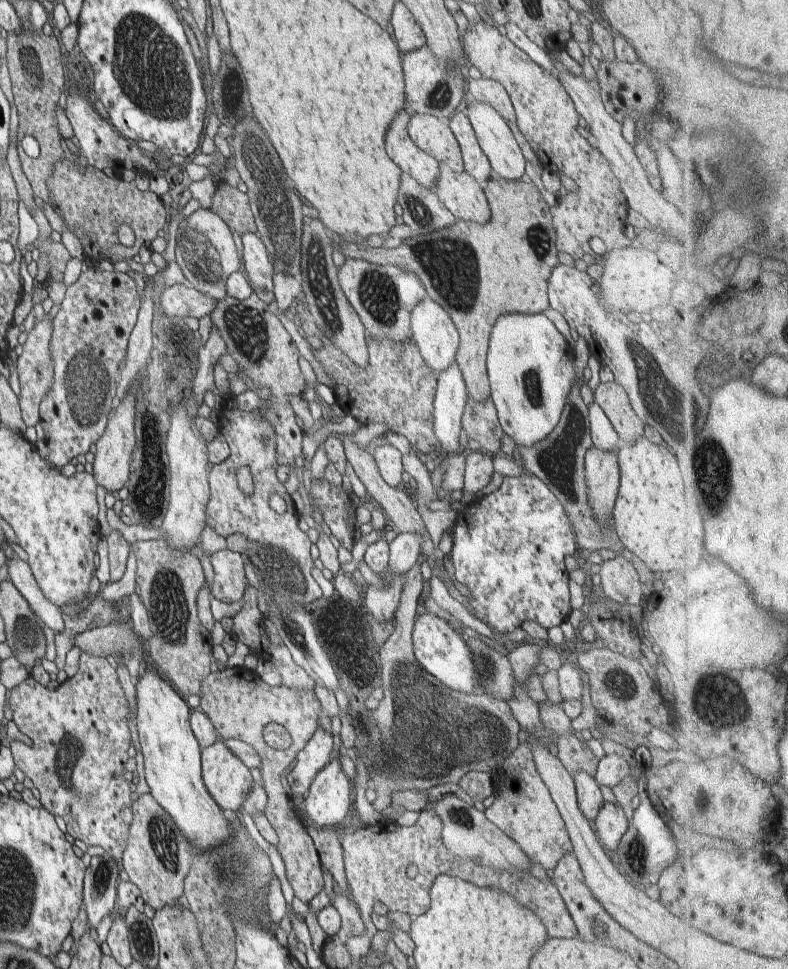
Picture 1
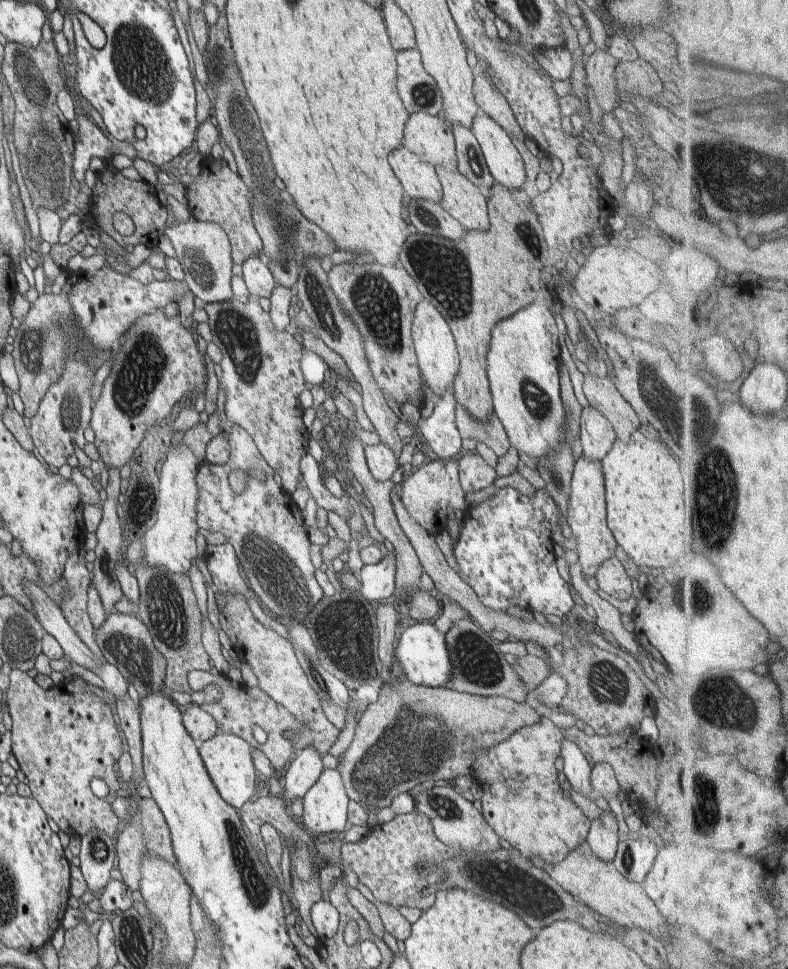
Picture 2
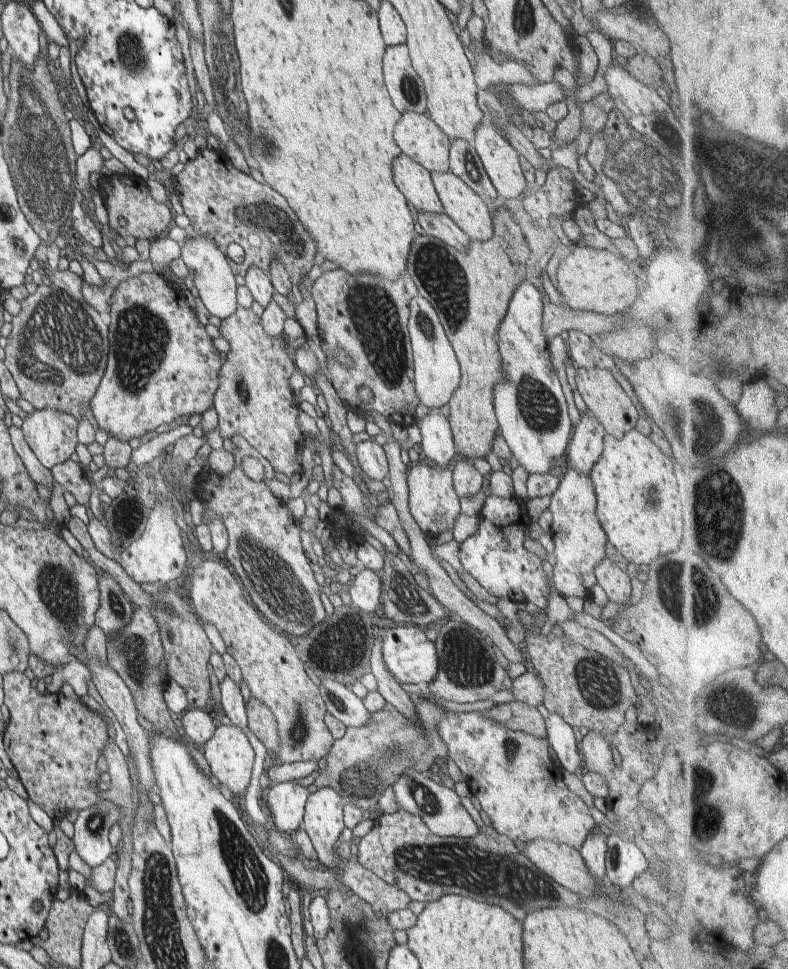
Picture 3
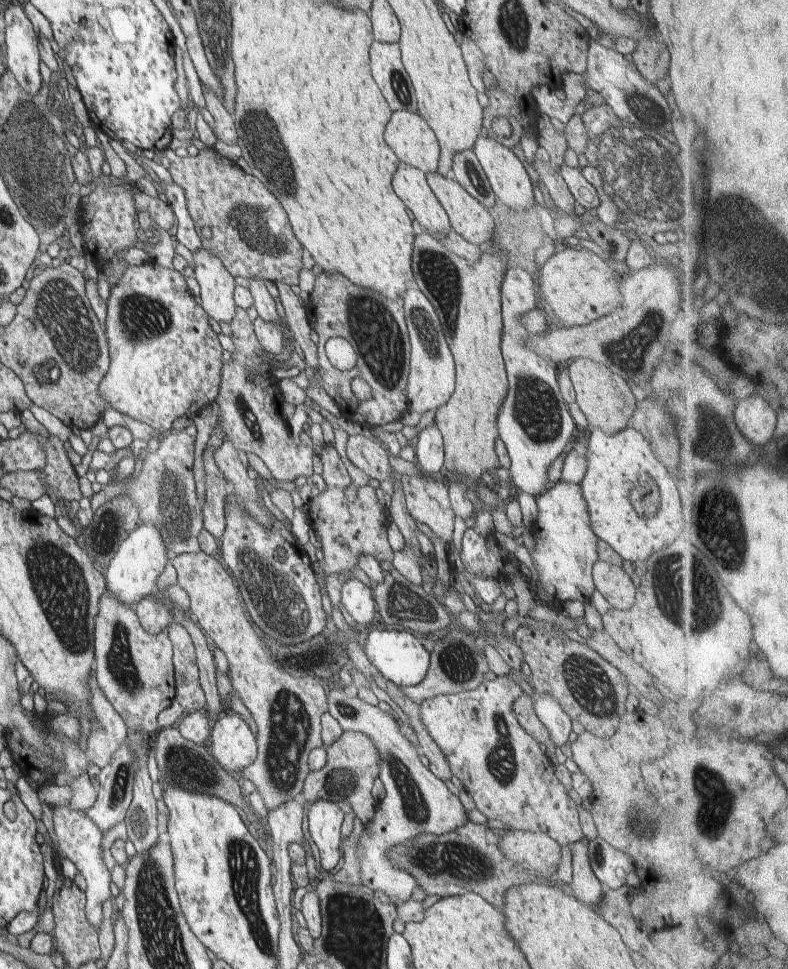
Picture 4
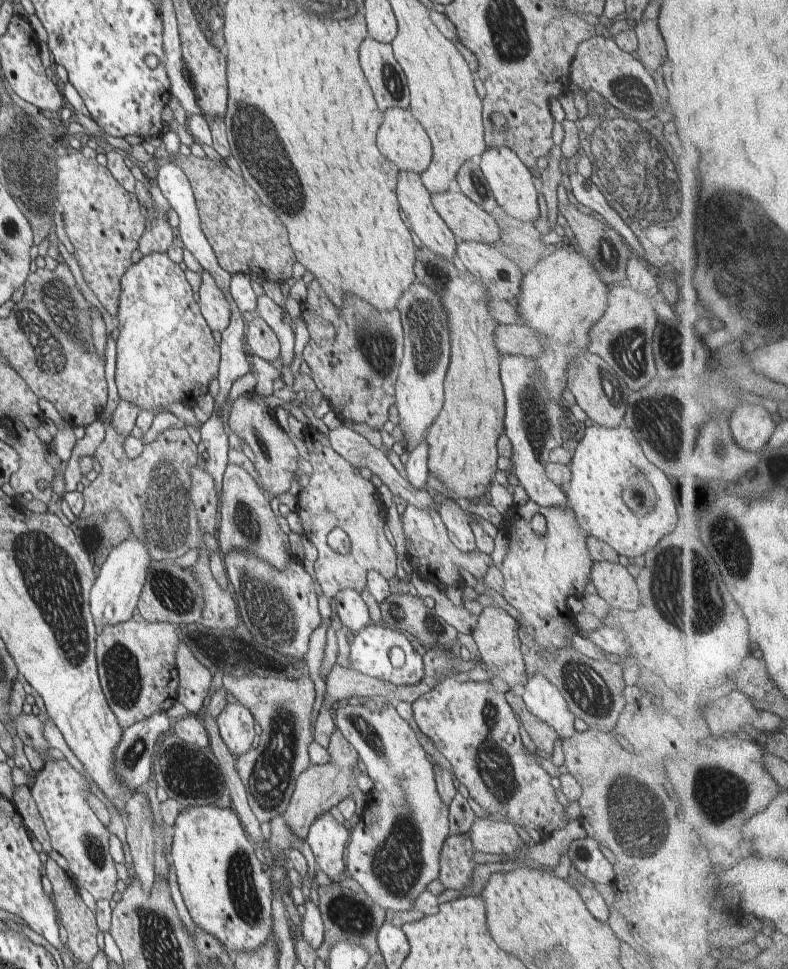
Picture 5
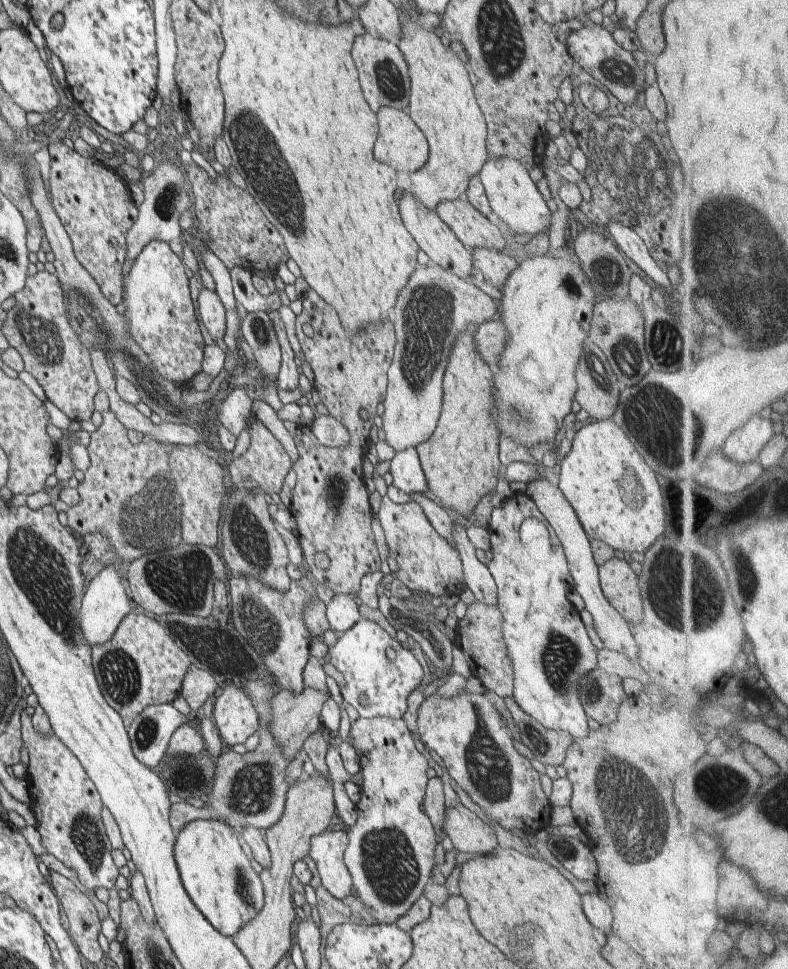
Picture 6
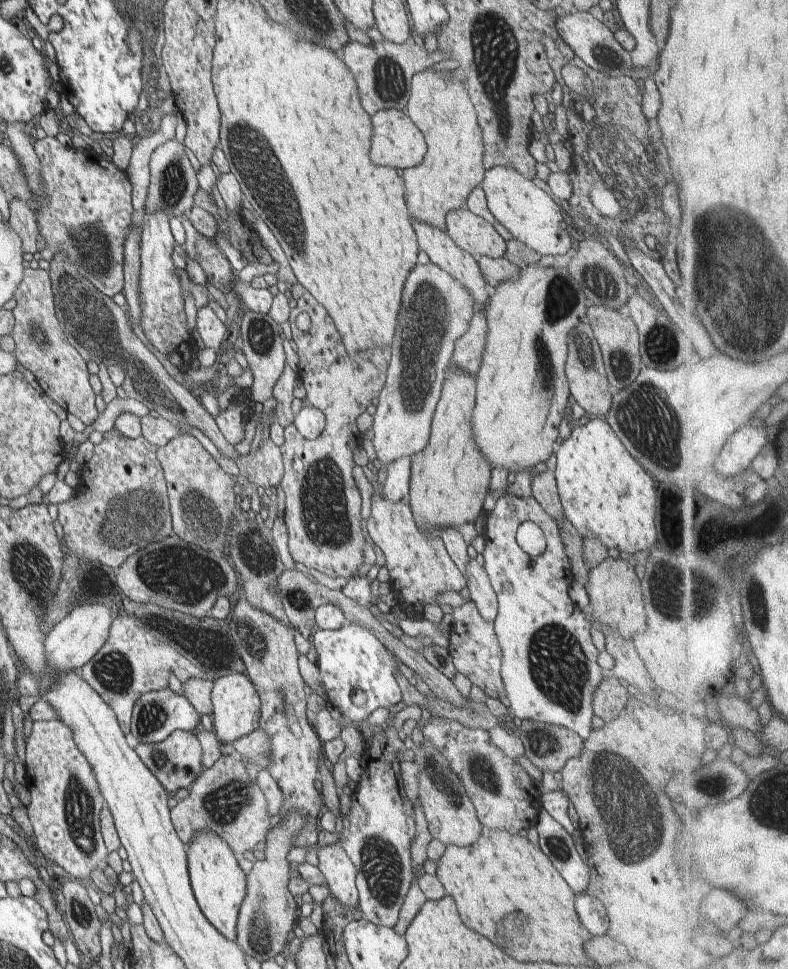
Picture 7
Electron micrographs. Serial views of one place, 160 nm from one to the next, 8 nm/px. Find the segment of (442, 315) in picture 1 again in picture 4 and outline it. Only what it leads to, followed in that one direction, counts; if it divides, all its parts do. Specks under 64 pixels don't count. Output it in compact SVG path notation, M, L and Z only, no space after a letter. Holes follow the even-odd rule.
M410 290L403 295L405 321L411 342L407 397L411 410L424 412L427 409L439 409L446 404L455 389L455 360L444 336L442 320L420 290Z

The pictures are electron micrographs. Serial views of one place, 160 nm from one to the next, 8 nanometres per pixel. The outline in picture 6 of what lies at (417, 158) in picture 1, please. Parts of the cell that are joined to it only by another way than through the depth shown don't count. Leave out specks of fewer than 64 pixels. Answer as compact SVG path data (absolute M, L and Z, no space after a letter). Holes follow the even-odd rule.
M406 190L400 198L400 214L402 214L404 226L406 226L419 248L429 256L431 264L441 266L444 270L469 281L468 278L472 270L471 250L457 239L457 236L447 224L442 222L434 209L427 209Z

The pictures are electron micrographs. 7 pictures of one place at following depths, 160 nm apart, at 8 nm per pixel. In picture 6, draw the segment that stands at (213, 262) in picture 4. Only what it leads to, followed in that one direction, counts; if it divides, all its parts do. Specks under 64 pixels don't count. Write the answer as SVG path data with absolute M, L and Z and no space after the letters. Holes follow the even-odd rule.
M202 289L198 297L198 314L202 318L202 324L214 341L221 342L225 330L225 308L220 298L208 289Z

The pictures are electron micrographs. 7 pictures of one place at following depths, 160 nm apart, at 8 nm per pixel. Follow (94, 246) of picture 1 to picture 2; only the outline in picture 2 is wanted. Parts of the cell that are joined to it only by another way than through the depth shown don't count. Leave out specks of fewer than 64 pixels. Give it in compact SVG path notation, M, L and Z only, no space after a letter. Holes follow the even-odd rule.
M109 166L104 172L96 174L97 179L92 190L92 210L89 212L89 221L94 228L102 230L109 234L122 246L136 246L136 244L145 244L148 248L156 247L158 238L164 234L168 222L168 206L162 206L156 197L157 191L154 185L146 181L131 181L124 177L120 171ZM115 212L124 212L132 218L135 224L135 231L129 237L121 236L112 225L112 216Z

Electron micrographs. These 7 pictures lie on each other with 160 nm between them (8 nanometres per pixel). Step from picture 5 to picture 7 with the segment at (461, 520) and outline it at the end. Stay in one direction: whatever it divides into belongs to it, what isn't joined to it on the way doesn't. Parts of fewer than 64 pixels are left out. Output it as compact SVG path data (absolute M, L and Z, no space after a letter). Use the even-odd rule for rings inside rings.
M470 559L465 568L470 600L475 604L481 618L493 623L497 615L497 598L488 573L476 559Z

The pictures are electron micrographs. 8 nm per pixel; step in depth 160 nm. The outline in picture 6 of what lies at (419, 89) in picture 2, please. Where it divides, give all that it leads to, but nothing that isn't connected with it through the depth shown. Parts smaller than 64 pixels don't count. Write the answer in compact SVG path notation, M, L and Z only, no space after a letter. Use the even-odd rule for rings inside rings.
M365 33L356 38L351 55L359 72L364 98L368 100L370 108L374 112L378 112L382 106L406 110L409 105L411 84L408 63L398 45Z

